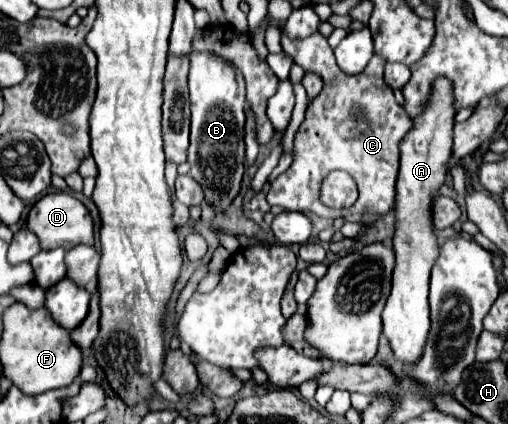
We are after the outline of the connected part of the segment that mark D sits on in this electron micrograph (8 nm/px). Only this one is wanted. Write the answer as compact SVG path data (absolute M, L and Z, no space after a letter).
M51 192L37 200L27 216L27 228L39 238L41 248L75 248L77 244L89 244L93 246L93 218L89 216L89 210L71 194L67 192Z

